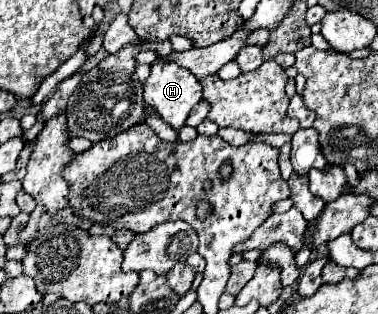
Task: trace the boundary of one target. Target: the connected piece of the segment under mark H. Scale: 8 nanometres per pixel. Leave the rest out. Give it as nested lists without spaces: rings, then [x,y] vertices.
[[[155,62],[151,66],[151,76],[145,82],[145,92],[143,98],[149,106],[153,106],[159,116],[173,128],[173,130],[181,130],[185,126],[185,120],[191,112],[191,108],[201,100],[201,84],[199,80],[187,70],[181,68],[173,62]]]

